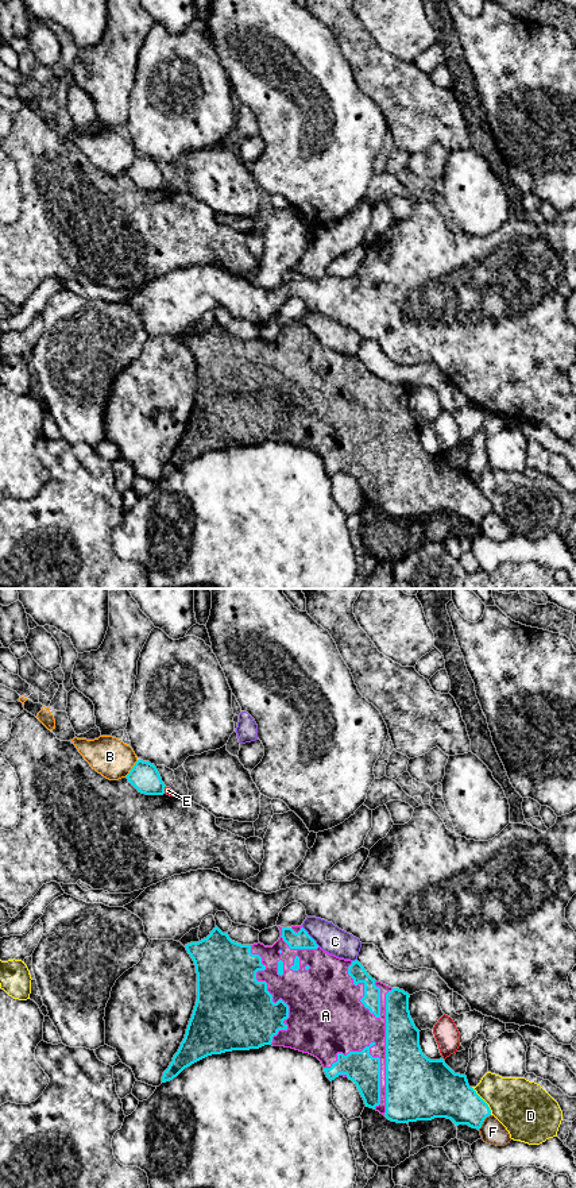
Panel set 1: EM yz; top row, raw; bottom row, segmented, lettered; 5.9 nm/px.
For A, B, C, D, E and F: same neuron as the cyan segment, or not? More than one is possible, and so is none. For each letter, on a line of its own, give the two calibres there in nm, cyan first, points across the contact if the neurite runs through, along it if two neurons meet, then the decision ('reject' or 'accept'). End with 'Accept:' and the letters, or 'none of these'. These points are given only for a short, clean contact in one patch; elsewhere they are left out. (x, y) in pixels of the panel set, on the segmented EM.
A: 460/320 nm | accept
B: 170/240 nm | along yz (138, 760), (124, 776) | reject
C: 110/160 nm | reject
D: 280/320 nm | reject
E: 170/50 nm | reject
F: 260/150 nm | reject
Accept: A

